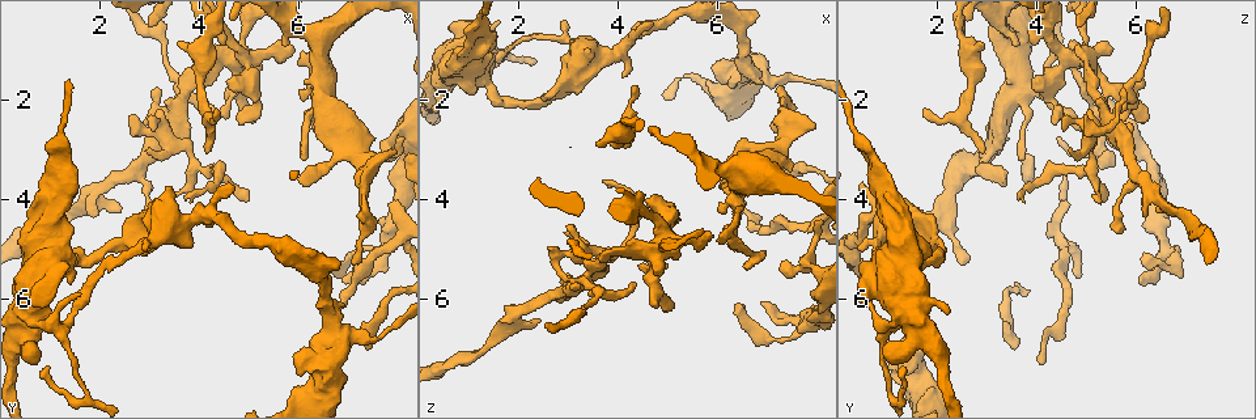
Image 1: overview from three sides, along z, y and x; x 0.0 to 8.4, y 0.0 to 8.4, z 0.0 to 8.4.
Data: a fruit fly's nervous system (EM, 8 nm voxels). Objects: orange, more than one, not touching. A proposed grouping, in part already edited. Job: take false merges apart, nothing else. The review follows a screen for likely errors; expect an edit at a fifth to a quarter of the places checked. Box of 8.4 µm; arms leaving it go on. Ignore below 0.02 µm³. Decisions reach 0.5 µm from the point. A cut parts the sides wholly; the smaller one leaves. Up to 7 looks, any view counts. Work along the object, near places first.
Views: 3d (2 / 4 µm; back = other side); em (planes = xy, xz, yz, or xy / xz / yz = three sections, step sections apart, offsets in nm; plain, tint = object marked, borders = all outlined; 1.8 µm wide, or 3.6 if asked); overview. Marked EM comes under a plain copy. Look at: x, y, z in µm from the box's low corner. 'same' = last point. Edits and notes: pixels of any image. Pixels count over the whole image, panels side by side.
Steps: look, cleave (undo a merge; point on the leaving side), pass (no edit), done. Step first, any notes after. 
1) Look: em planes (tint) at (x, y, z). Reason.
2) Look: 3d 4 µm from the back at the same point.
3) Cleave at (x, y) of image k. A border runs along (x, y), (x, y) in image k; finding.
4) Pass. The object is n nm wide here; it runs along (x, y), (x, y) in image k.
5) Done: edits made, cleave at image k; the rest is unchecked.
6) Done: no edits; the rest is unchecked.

Look: em planes (tint) at (3.35, 2.55, 5.55). Abrupt turn.

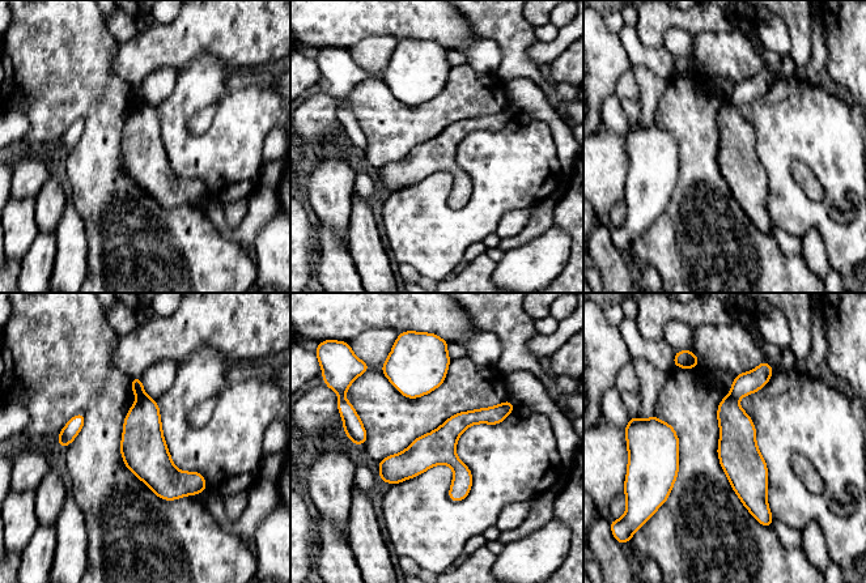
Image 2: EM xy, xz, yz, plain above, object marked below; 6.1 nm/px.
Cleave at (136, 384) of image 2. A border runs along (145, 395), (138, 400) in image 2; a second neuron is stuck on.

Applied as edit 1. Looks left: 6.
Look: 3d 4 µm at (1.55, 5.10, 1.95). Thick turns thin.

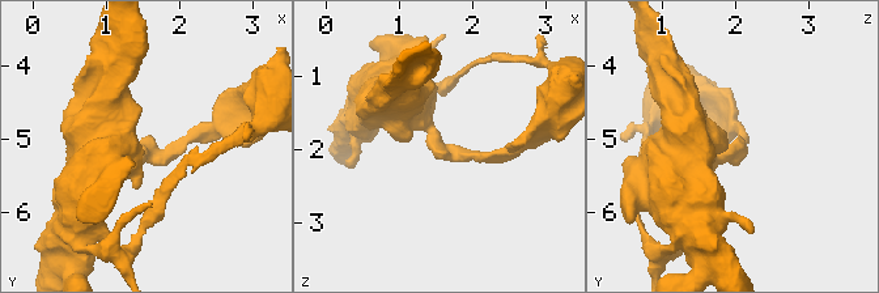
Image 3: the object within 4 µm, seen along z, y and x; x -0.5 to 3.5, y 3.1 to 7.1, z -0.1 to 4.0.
Look: em planes (tint) at (1.50, 5.15, 1.95). The arms are 170, 700 nm wide.

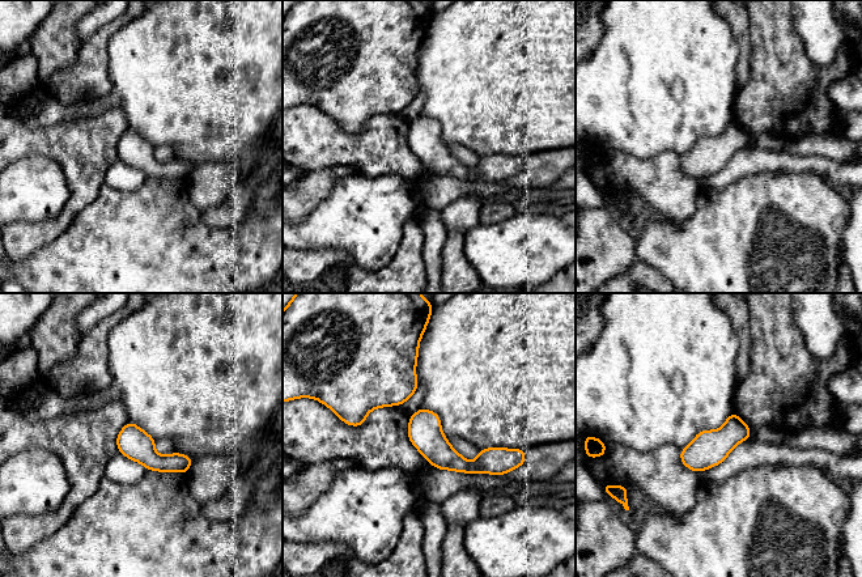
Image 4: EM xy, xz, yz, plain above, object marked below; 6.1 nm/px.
Pass. It runs along (412, 419), (459, 465), (506, 454) in image 4; all the same neuron.

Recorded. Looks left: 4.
Look: 3d 2 µm at (4.15, 4.30, 0.95). Calibre changes.

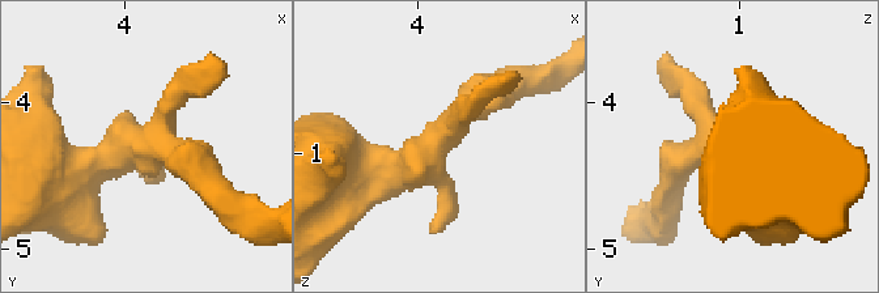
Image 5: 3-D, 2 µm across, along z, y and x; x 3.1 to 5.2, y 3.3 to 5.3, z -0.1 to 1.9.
Look: em yz step 8 (tint) at (4.12, 4.30, 0.92). Now the EM.

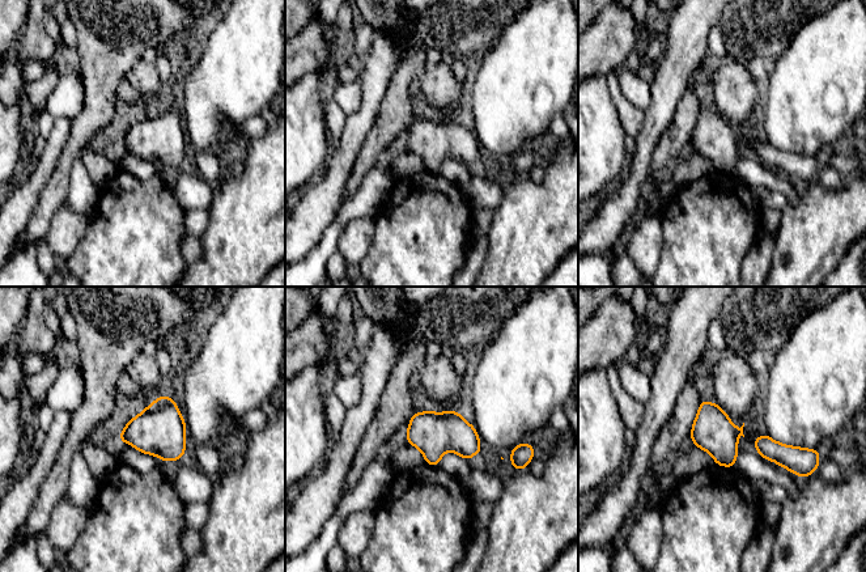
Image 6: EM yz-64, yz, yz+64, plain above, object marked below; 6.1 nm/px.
Look: em planes (tint) at the same point. Cut it another way.

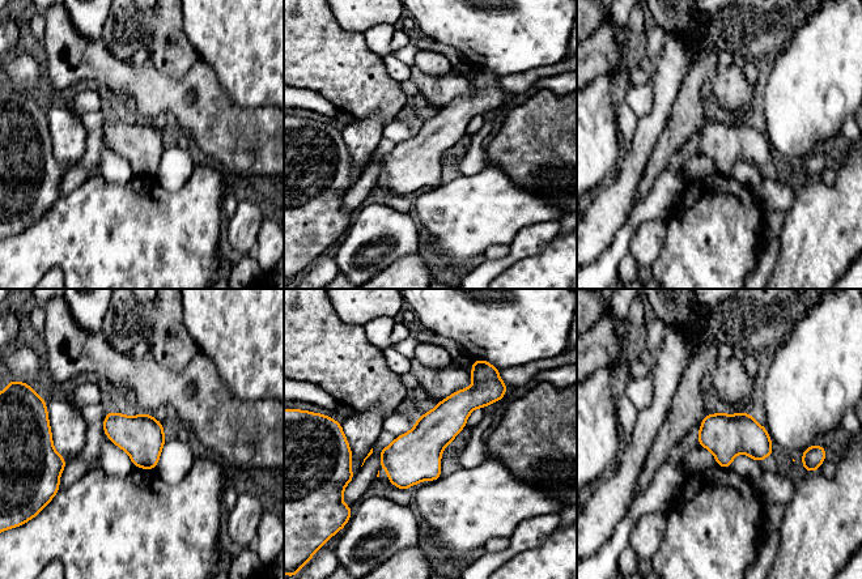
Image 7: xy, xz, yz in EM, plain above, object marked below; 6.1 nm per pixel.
Pass. It runs along (497, 395), (471, 397), (391, 477) in image 7; continuous, no second neuron.

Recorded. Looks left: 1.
Done: edits made, cleave at image 2; the rest is unchecked.

